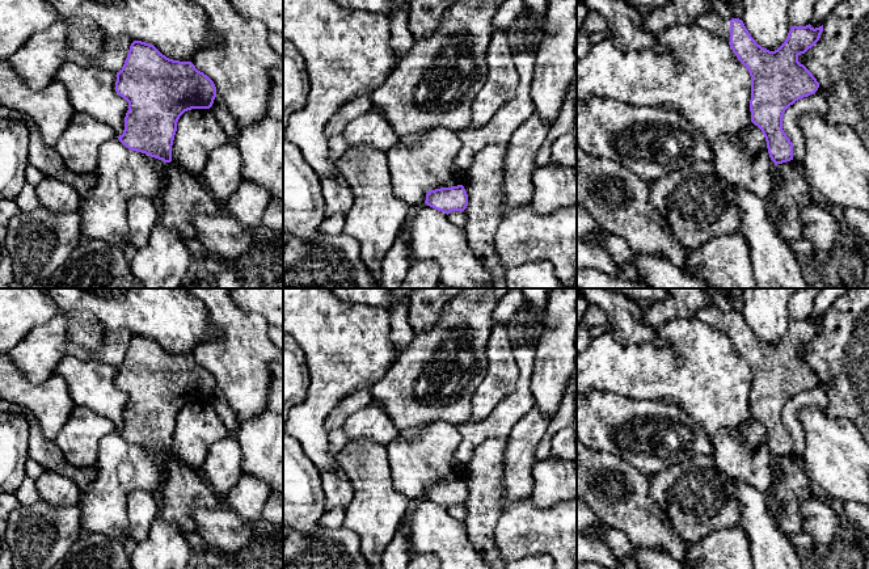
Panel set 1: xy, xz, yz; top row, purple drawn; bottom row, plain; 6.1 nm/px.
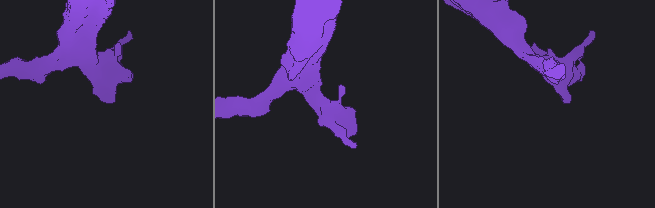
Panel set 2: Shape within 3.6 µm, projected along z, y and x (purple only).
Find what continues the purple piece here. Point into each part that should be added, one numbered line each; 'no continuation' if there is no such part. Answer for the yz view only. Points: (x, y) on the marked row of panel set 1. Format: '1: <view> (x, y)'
1: yz (711, 21)

